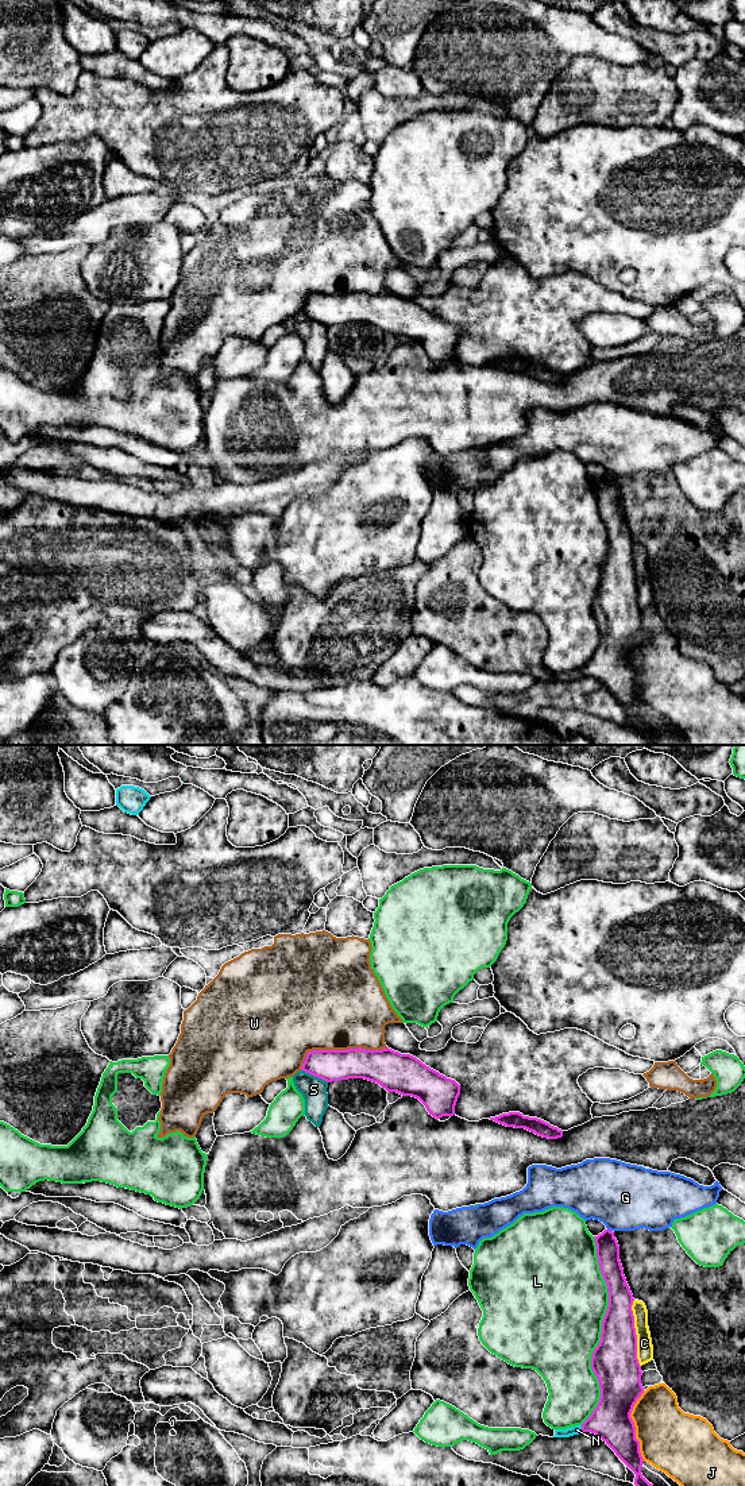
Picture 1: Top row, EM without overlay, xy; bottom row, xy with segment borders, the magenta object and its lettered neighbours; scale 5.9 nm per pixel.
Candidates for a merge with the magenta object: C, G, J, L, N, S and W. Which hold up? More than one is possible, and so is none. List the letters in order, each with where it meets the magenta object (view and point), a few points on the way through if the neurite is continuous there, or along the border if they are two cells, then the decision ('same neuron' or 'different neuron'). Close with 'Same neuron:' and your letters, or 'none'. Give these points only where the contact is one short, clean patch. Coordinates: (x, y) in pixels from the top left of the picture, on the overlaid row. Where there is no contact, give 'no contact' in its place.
C: xy (635, 1334) | different neuron
G: xy (609, 1230) | different neuron
J: xy (633, 1425) | different neuron
L: xy (602, 1331) | different neuron
N: xy (582, 1428) | same neuron
S: xy (315, 1076) | along xy (301, 1069), (327, 1083) | different neuron
W: xy (339, 1050) | different neuron
Same neuron: N

